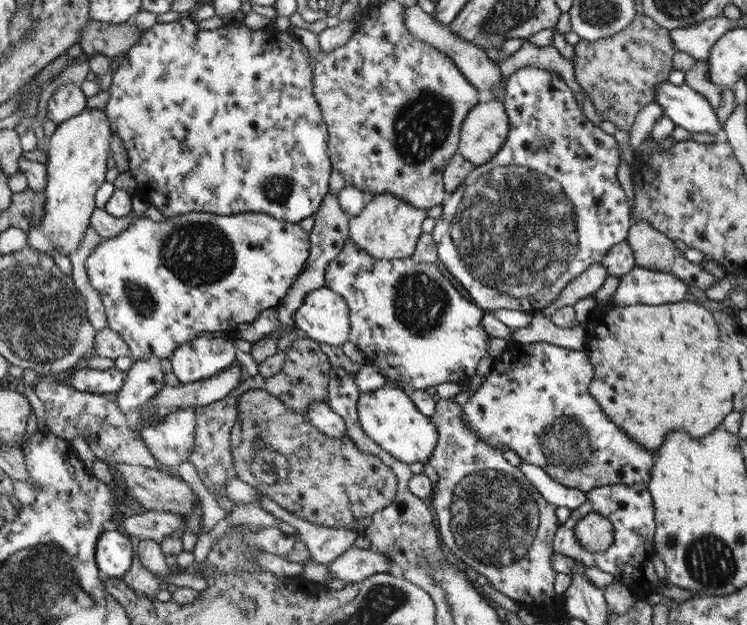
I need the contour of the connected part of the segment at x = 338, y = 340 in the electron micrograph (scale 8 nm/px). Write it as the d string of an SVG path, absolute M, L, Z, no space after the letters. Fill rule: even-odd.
M324 285L305 296L294 326L318 343L341 346L349 340L348 304L340 293Z

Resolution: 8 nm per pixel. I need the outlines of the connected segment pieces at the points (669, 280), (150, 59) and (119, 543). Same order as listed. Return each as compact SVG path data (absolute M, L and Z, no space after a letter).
M634 267L619 277L619 285L610 297L614 307L632 304L659 305L682 301L690 292L686 282L672 273L651 271Z
M179 16L176 21L156 23L142 32L138 43L134 43L125 56L119 61L120 66L113 73L109 86L110 99L106 103L105 112L113 122L114 132L124 142L128 152L129 171L136 181L136 194L145 197L166 218L185 215L191 212L209 212L218 215L238 213L264 213L278 220L300 222L317 214L318 208L328 195L330 180L330 156L328 132L322 122L322 114L318 100L314 96L312 84L312 68L310 68L310 52L294 40L294 36L278 31L278 36L266 32L266 29L250 30L245 26L224 24L210 30L202 29L192 16Z
M113 527L102 532L95 556L104 578L123 578L132 566L134 546L128 537Z

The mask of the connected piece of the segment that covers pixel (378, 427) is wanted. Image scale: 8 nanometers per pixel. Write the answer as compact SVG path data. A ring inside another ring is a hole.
M385 386L358 398L358 419L366 435L391 456L406 464L426 464L438 443L438 429L429 416L422 414L402 389Z

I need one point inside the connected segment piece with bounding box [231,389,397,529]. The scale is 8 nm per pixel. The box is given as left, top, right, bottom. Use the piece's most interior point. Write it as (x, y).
(332, 483)

